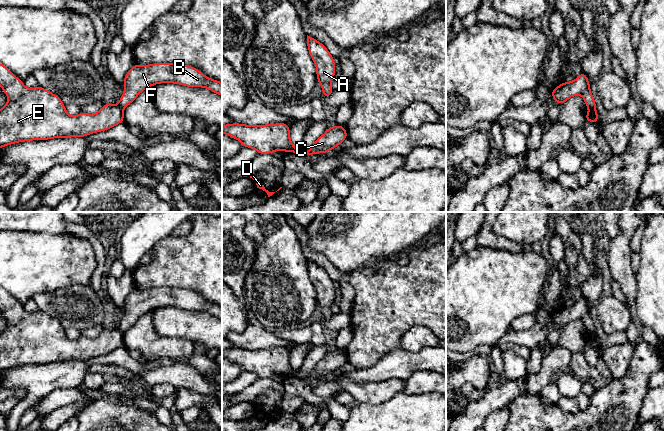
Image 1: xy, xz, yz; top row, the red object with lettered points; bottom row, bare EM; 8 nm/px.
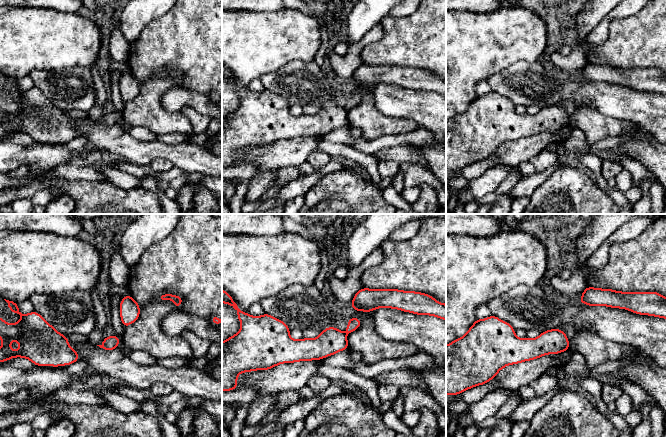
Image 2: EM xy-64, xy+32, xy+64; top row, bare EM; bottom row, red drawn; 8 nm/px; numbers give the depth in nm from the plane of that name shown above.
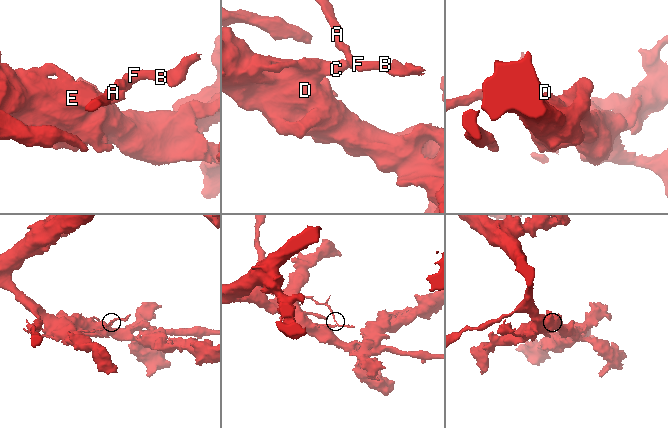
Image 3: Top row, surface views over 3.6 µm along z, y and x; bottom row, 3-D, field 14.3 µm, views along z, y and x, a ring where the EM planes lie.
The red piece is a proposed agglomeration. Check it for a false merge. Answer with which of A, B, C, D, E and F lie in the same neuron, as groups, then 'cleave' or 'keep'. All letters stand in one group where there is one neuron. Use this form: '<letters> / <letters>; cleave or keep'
A B F / C D E; cleave

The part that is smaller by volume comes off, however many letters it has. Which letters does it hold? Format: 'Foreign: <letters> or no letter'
Foreign: A, B, F

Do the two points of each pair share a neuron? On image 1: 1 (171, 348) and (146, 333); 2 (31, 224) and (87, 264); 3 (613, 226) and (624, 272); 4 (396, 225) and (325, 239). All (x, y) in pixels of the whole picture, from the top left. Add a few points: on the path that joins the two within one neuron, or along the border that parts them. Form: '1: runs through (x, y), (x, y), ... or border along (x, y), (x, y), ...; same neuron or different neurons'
1: runs through (165, 347), (160, 347), (152, 339); same neuron
2: border along (20, 230), (36, 233), (60, 233), (65, 231); different neurons
3: border along (619, 222), (619, 232), (610, 241); different neurons
4: runs through (378, 225), (358, 225), (353, 229), (343, 230); same neuron

